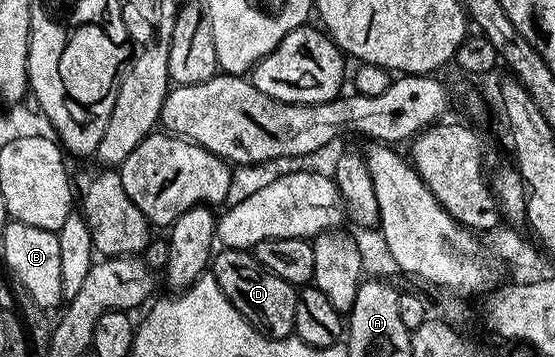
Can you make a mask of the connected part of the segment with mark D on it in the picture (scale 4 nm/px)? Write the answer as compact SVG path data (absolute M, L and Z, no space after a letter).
M220 249L212 257L209 272L221 284L221 292L249 320L256 330L269 338L290 338L295 332L295 317L297 316L297 300L299 295L296 287L290 286L281 276L269 272L255 259L254 253L246 250Z

